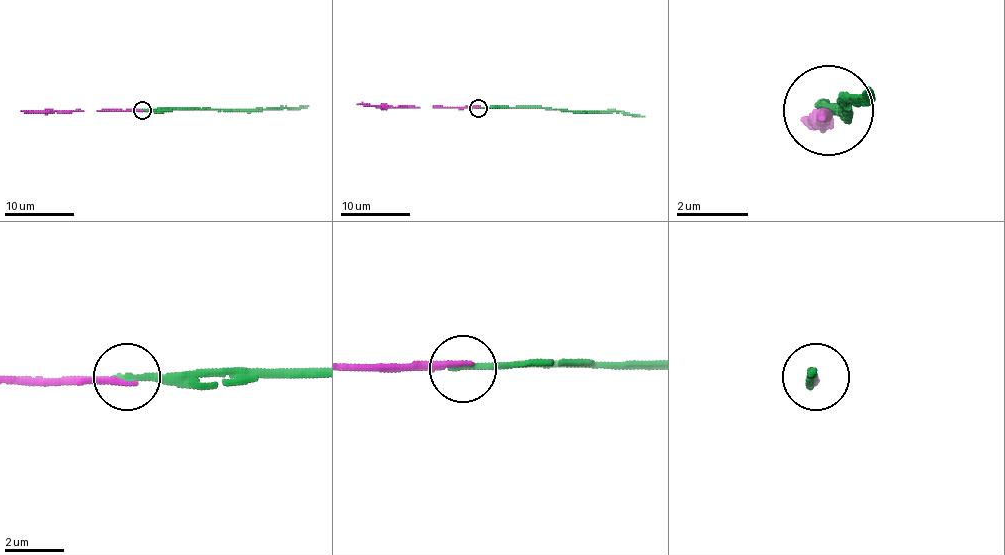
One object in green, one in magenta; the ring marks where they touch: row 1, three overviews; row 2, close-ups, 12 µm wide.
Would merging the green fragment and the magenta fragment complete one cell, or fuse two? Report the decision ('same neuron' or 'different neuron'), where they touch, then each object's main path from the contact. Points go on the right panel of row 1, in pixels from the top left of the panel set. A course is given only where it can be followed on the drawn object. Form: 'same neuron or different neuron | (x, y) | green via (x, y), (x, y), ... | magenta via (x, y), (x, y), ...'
same neuron | (828, 110) | green via (825, 107), (843, 107), (870, 89) | magenta via (825, 116), (807, 116)

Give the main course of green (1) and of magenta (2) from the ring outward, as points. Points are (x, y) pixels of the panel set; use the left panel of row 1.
1: (142, 109), (282, 109), (308, 106)
2: (142, 111), (21, 111)

